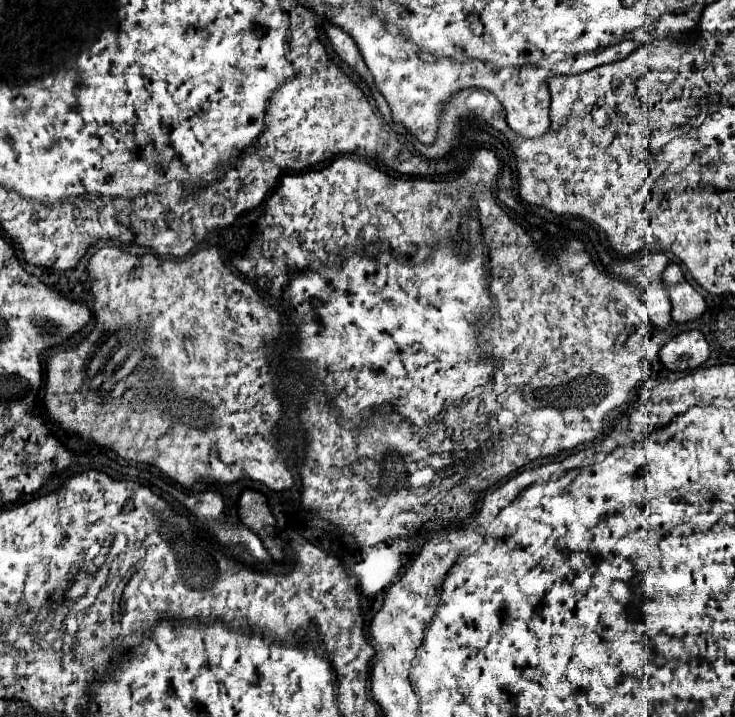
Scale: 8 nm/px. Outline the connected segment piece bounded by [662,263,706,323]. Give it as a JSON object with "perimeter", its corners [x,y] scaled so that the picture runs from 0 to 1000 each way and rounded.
{"perimeter":[[[912,367],[901,381],[901,395],[906,397],[912,423],[914,423],[914,445],[922,450],[933,450],[941,445],[950,445],[958,431],[961,420],[958,414],[931,389],[931,381],[922,370]]]}

